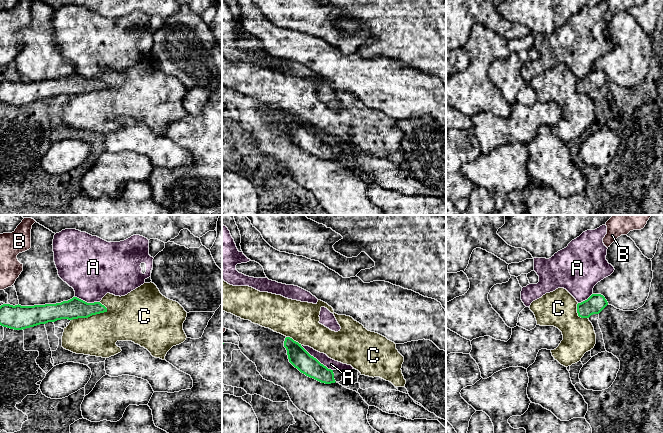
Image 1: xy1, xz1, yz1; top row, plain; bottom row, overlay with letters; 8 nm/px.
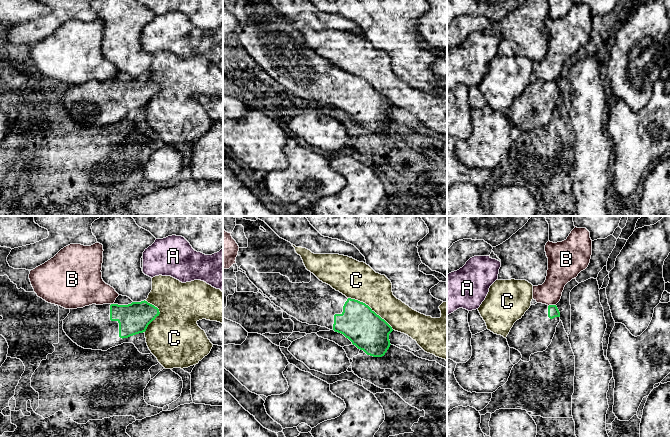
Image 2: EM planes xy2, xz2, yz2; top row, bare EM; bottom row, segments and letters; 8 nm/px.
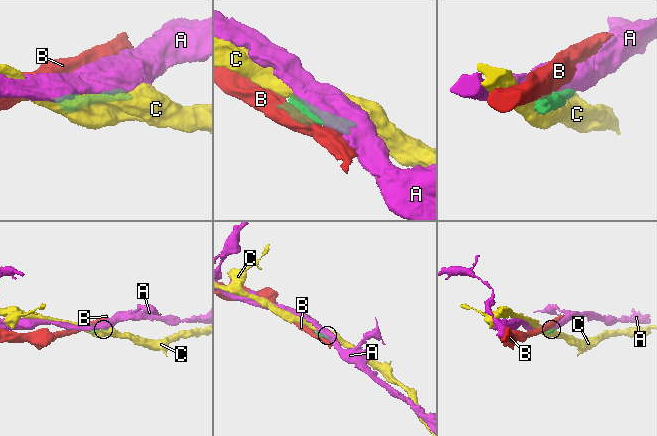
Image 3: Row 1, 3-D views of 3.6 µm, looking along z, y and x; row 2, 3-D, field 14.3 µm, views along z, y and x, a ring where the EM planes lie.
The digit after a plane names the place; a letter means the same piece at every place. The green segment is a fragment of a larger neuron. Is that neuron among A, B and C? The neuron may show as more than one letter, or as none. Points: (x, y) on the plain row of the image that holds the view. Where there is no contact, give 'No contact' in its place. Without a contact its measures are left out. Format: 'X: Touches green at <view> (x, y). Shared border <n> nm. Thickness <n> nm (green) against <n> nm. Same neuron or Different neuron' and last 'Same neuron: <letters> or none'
A: Touches green at xz1 (315, 134). Shared border 340 nm. Thickness 160 nm (green) against 80 nm. Different neuron
B: Touches green at yz2 (551, 81). Shared border 70 nm. Thickness 90 nm (green) against 190 nm. Different neuron
C: Touches green at xz2 (370, 84). Shared border 440 nm. Thickness 300 nm (green) against 300 nm. Different neuron
Same neuron: none

